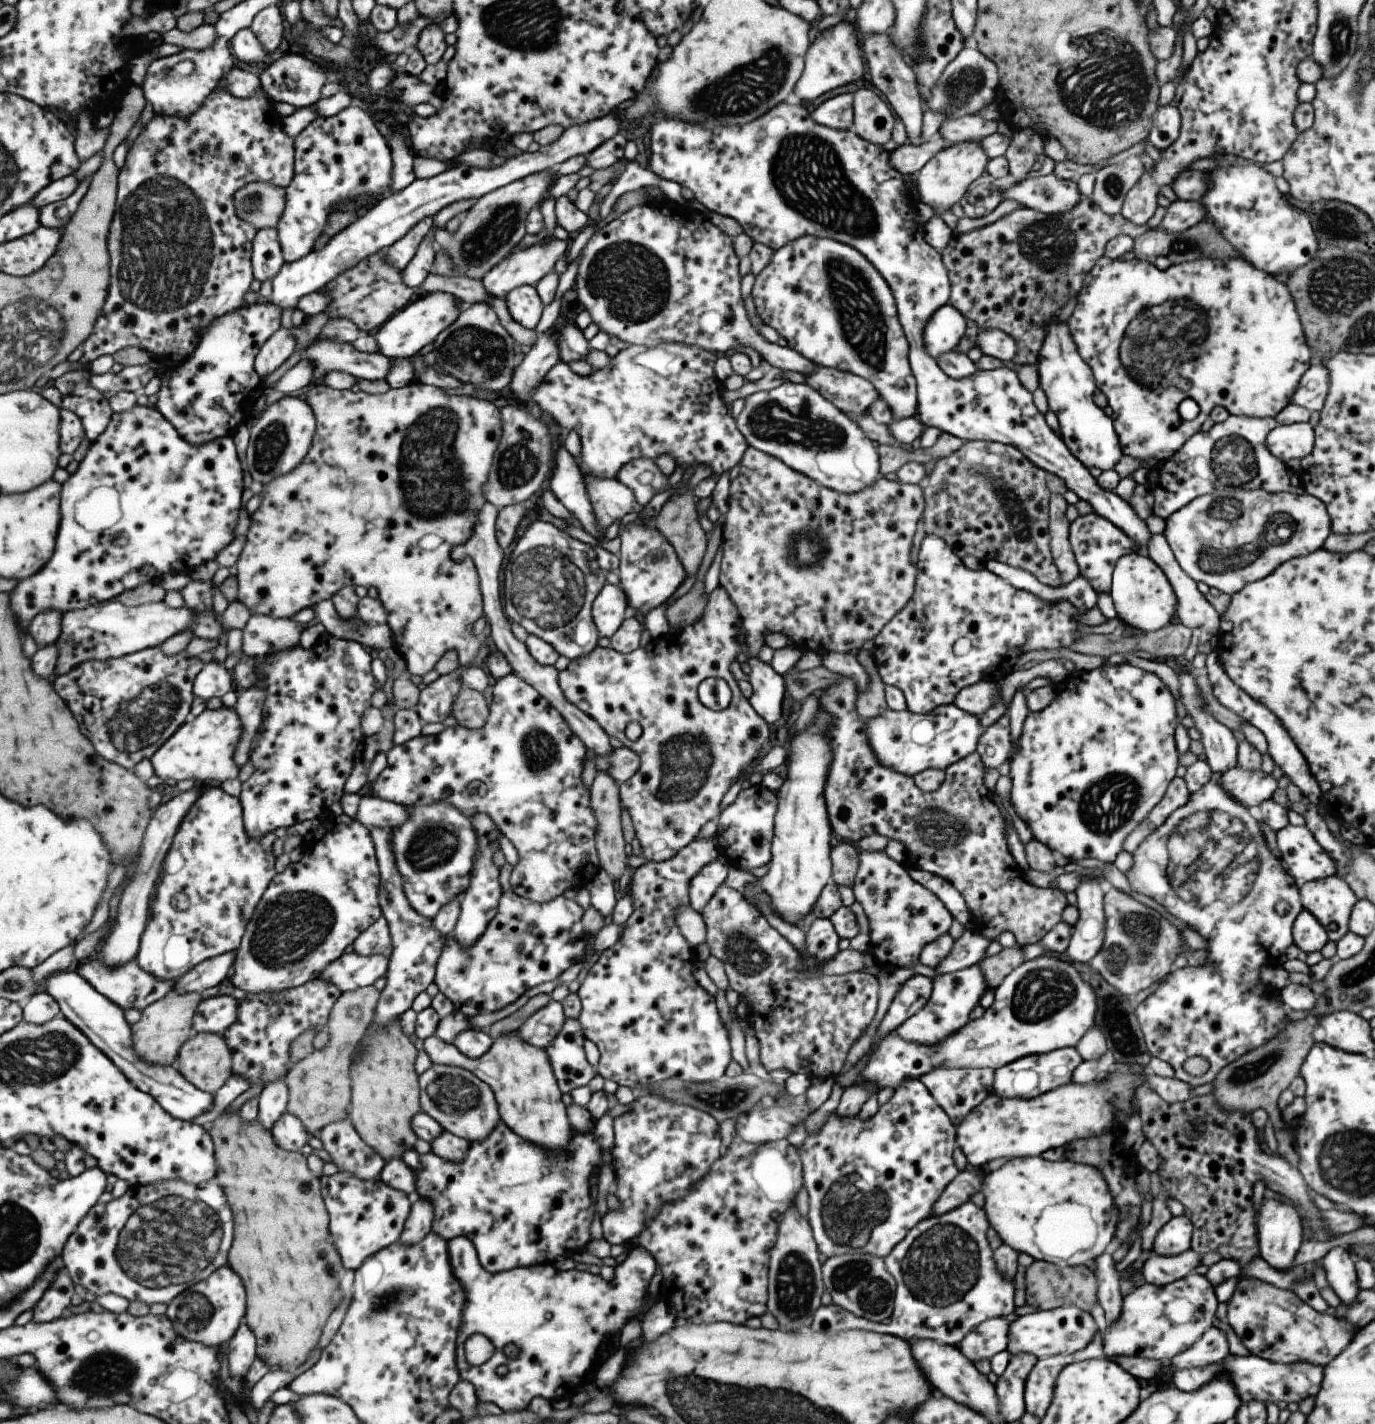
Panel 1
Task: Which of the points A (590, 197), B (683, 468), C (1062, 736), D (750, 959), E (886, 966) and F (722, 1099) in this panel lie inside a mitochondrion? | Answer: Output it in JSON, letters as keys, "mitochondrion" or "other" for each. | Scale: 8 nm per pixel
{"A":"other","B":"other","C":"other","D":"mitochondrion","E":"other","F":"mitochondrion"}

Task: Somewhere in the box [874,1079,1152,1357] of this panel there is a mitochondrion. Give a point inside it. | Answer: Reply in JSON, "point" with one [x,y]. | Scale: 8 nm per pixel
{"point":[937,1259]}

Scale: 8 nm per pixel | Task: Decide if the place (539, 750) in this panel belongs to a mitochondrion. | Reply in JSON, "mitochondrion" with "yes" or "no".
{"mitochondrion":"yes"}

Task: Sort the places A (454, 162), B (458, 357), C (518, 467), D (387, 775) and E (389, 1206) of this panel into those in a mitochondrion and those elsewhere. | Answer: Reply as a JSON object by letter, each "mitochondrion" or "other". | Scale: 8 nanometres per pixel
{"A":"other","B":"mitochondrion","C":"mitochondrion","D":"other","E":"other"}

